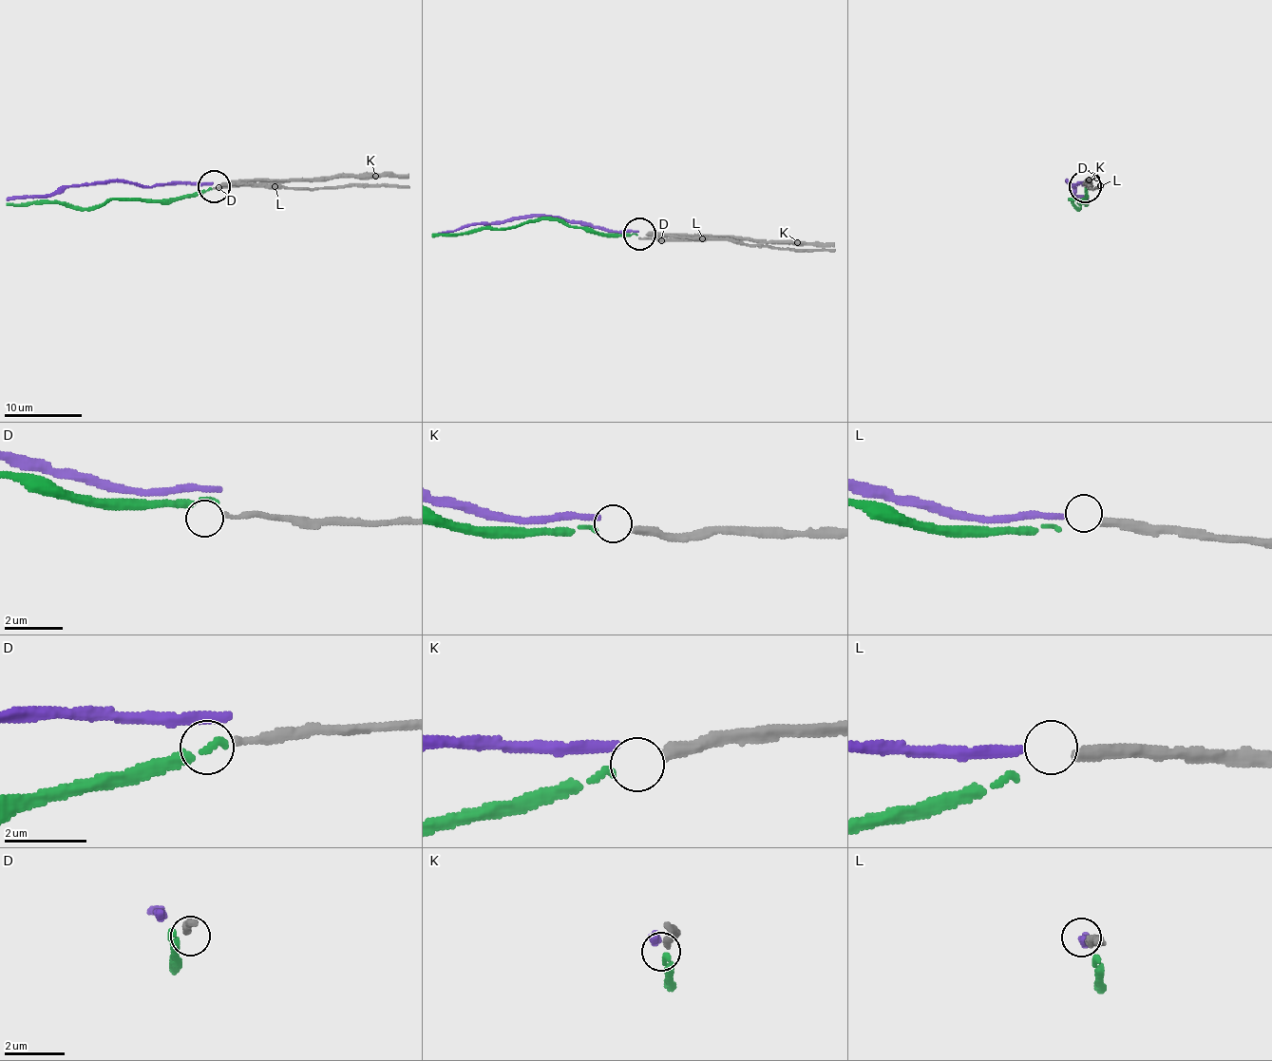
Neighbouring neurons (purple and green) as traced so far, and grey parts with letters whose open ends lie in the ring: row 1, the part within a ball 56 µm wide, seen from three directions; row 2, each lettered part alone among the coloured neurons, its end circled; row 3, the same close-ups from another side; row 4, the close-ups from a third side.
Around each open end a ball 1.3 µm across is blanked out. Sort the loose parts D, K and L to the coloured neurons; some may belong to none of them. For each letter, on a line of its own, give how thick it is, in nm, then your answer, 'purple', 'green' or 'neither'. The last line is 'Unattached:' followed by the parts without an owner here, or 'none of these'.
D: calibre 190 nm; neither
K: calibre 260 nm; green
L: calibre 300 nm; purple
Unattached: D

